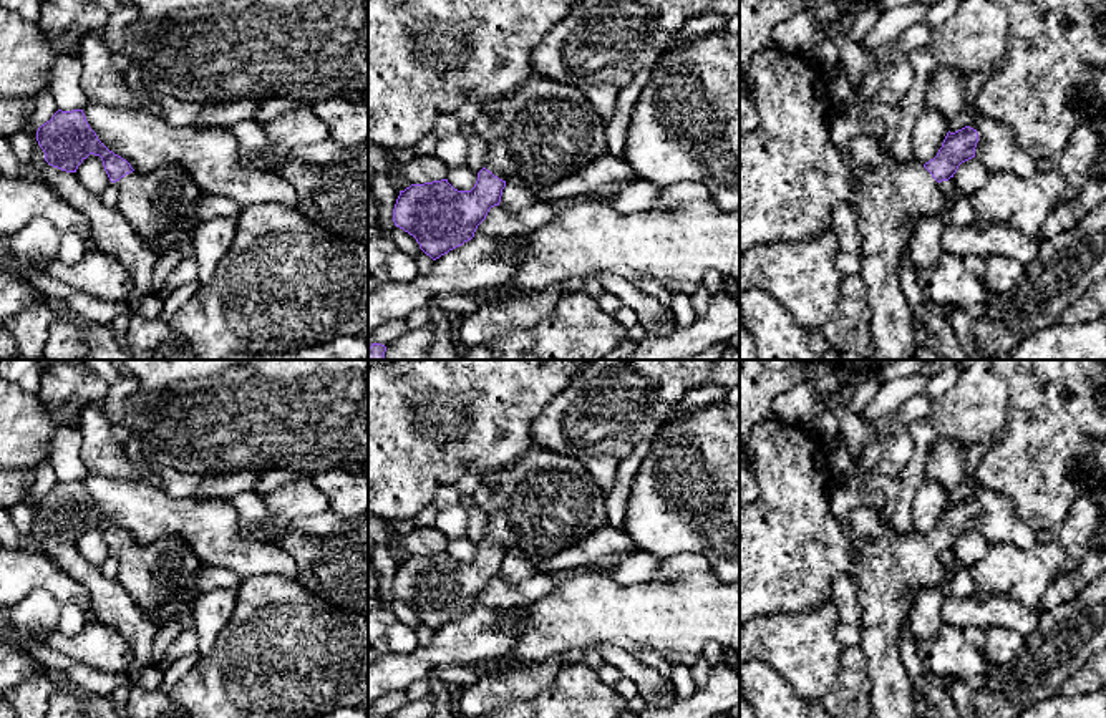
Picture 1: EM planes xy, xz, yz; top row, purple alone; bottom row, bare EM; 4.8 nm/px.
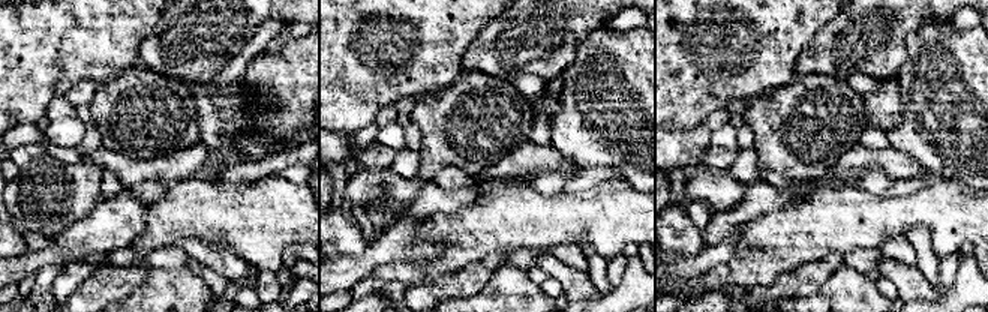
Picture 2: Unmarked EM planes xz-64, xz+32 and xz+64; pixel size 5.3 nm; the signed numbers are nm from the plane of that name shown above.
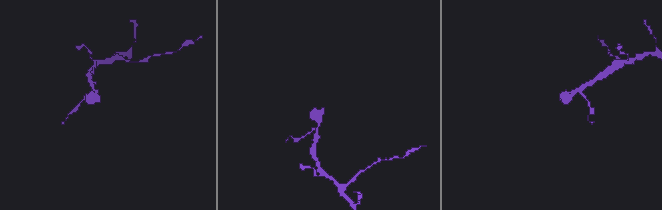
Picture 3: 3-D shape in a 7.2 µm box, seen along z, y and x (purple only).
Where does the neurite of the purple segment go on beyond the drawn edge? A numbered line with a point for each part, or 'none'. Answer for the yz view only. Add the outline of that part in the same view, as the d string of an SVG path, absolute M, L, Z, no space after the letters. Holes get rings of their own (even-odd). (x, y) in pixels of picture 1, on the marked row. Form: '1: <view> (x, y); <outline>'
1: yz (889, 196); M872 136L851 141L847 164L852 181L849 202L857 212L861 235L859 275L871 308L871 360L914 360L920 333L899 270L919 221L942 217L953 197L942 192L924 164L897 161Z

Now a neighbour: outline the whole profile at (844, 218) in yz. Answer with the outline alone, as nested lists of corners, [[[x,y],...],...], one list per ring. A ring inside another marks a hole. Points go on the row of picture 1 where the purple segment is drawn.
[[[841,202],[832,212],[831,232],[837,239],[837,252],[834,257],[836,269],[842,277],[861,274],[857,230],[857,212],[851,202]]]

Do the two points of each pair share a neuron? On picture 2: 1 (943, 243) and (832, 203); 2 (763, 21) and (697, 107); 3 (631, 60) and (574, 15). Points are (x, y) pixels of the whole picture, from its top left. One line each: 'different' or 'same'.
1: same
2: same
3: different

